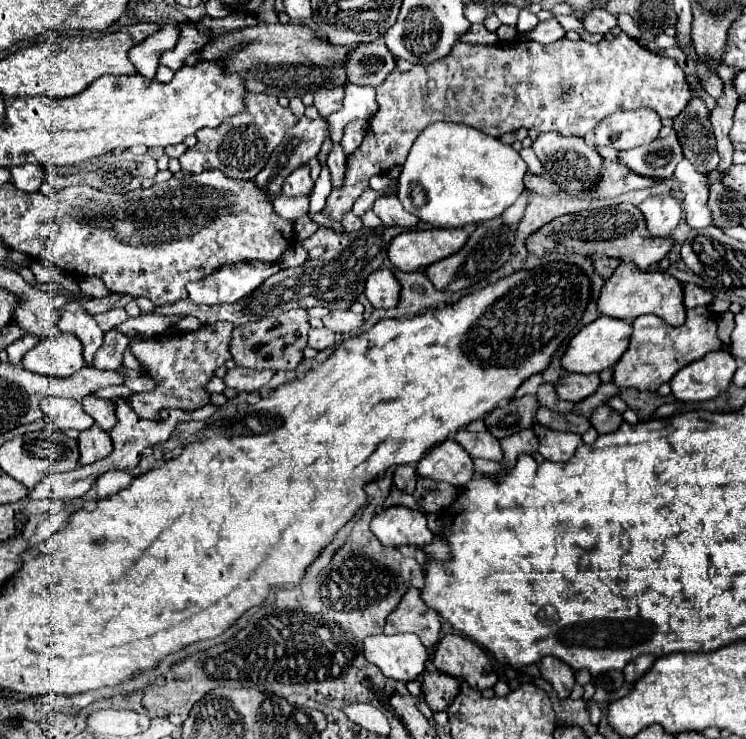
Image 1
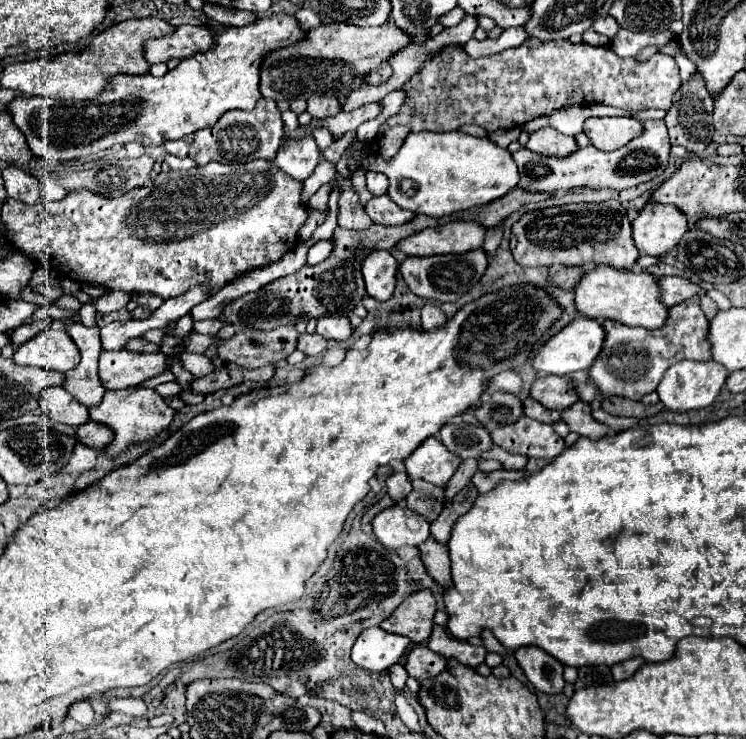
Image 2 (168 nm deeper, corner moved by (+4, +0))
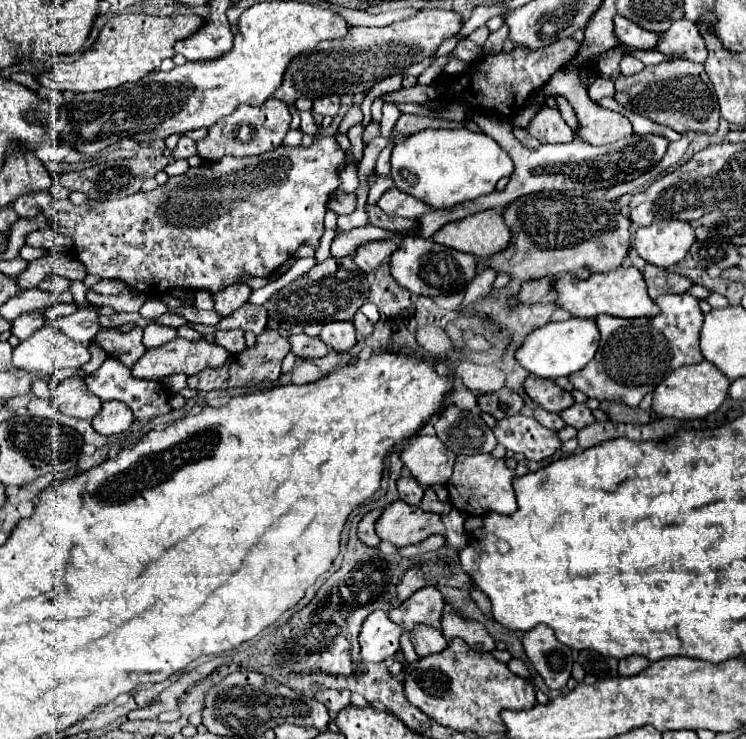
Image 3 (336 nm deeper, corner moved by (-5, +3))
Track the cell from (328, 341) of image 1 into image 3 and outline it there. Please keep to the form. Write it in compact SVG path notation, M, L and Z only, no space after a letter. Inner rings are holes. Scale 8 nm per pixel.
M306 333L290 335L288 337L292 345L292 353L296 353L300 359L318 359L328 353L328 345L322 343L320 337L308 337Z

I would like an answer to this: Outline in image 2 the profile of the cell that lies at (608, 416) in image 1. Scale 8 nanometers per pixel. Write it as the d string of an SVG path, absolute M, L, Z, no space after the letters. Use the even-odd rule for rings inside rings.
M575 402L573 406L569 406L567 410L561 412L561 420L569 426L571 432L577 432L579 436L587 436L591 440L603 438L609 430L609 426L599 424L593 416L591 416L591 408L585 402Z

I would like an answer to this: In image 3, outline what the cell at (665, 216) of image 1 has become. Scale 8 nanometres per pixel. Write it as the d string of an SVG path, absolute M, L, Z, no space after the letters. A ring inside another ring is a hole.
M654 221L648 227L638 227L634 233L634 249L638 255L658 267L670 267L684 259L690 245L694 243L694 229L686 221Z

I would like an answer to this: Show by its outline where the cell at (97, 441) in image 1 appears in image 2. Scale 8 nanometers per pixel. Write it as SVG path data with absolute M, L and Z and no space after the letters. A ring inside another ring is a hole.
M91 420L77 428L77 440L95 448L95 450L101 450L111 444L113 432L109 432L109 428L105 428L103 424L93 424L93 420Z

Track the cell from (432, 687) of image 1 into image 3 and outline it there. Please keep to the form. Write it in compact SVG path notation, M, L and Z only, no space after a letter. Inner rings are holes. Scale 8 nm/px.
M422 625L410 633L410 641L412 641L418 657L442 653L442 649L448 647L448 641L442 637L442 633L438 629L428 629Z

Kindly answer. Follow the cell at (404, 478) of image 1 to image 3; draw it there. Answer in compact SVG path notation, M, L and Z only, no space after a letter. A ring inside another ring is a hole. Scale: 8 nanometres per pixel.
M402 477L398 479L398 495L400 501L408 505L418 505L422 499L422 485L414 477Z

